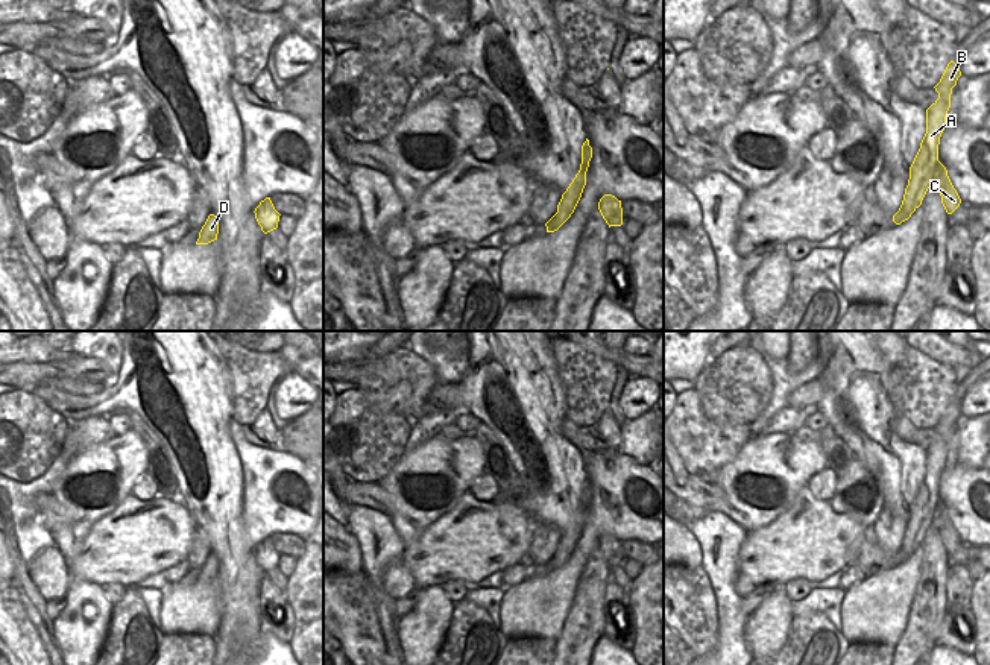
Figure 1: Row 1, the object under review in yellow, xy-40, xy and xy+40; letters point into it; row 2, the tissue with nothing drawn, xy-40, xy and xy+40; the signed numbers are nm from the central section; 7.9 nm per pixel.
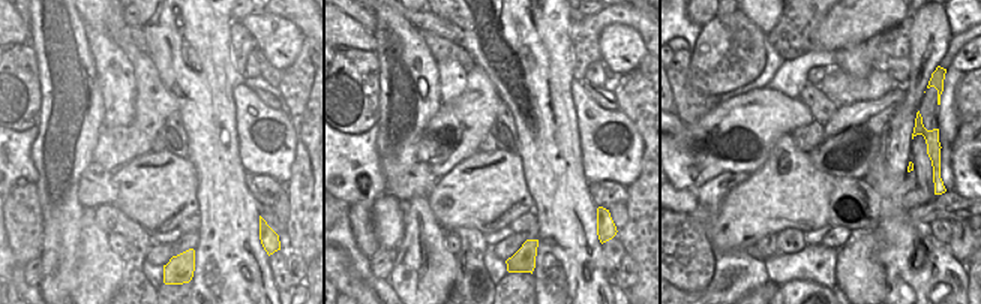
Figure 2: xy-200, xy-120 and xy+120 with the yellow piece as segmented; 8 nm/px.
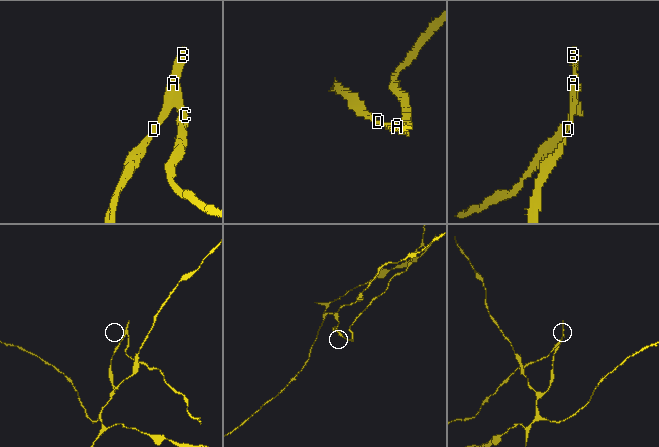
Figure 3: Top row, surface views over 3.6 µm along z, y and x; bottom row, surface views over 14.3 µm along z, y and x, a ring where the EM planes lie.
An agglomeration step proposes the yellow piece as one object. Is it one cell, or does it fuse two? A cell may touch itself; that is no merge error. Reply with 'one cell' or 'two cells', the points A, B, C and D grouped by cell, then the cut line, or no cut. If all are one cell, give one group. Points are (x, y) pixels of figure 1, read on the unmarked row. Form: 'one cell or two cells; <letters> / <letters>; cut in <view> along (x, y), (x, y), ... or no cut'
two cells; A B D / C; cut in xy+40 along (937, 483), (928, 489), (928, 506), (934, 510), (934, 524)

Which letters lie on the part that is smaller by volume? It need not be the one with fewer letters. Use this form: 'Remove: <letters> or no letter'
Remove: C

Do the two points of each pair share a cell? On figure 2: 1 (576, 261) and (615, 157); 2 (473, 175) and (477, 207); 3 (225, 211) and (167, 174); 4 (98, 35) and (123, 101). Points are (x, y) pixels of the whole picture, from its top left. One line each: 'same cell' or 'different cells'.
1: different cells
2: same cell
3: different cells
4: same cell

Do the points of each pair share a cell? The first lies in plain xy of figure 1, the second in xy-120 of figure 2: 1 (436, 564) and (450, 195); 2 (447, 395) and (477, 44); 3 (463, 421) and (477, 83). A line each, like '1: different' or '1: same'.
1: same
2: same
3: different

